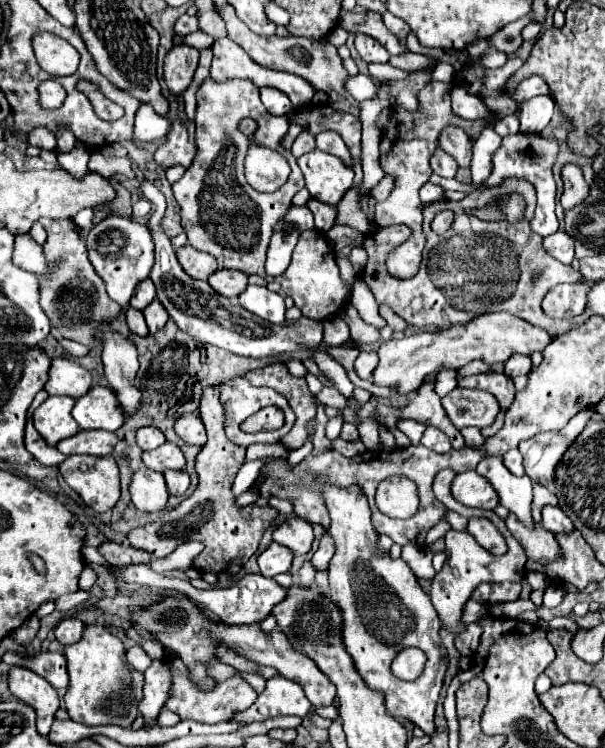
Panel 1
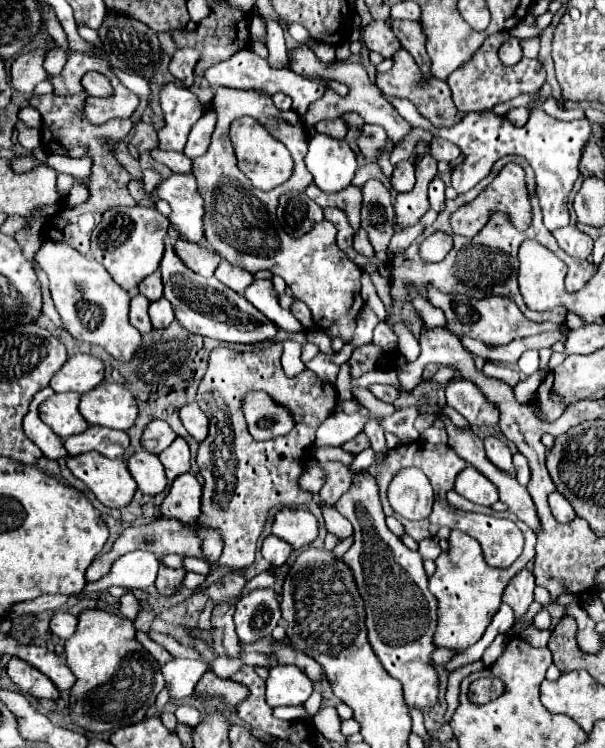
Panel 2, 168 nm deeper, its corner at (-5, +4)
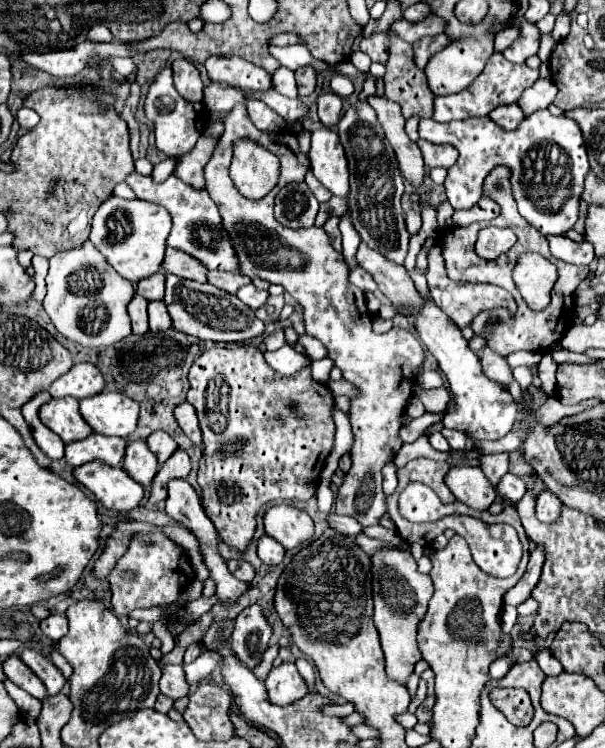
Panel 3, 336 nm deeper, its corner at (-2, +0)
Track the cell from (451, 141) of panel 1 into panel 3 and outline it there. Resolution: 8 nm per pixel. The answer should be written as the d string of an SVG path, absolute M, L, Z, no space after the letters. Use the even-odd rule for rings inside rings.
M396 37L390 41L390 59L386 63L386 75L384 75L384 97L396 101L402 107L404 119L420 117L420 115L430 117L434 111L434 95L426 83L424 71L414 65L412 45Z

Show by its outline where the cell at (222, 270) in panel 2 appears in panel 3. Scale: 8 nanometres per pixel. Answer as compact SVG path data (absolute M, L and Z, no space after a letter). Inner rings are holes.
M208 271L208 283L228 291L228 293L236 293L242 285L248 285L250 279L242 273L232 273L232 271Z

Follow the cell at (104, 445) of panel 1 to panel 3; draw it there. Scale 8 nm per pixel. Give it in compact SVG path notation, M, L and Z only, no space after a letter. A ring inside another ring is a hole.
M92 433L82 441L66 443L64 459L72 467L80 467L88 461L102 461L110 467L118 467L124 457L124 447L126 447L126 439L122 437Z

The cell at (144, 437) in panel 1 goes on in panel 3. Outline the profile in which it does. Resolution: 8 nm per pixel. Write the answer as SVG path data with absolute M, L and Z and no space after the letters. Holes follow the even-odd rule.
M154 431L154 433L146 439L146 443L148 443L150 451L158 457L158 463L164 463L164 461L178 449L176 441L174 441L168 433L164 433L164 431Z

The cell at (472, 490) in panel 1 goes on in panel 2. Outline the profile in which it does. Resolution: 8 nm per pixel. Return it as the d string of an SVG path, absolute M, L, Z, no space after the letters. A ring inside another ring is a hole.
M467 465L457 475L455 491L459 495L463 495L465 499L469 499L471 503L485 505L485 507L491 507L499 499L497 487L485 475L481 475L475 467L471 467L471 465Z

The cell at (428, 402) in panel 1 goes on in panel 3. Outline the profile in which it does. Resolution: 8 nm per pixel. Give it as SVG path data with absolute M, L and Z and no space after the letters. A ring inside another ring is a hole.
M500 453L500 455L480 455L480 469L484 471L486 479L492 483L492 487L496 487L496 483L502 479L502 475L508 473L508 453Z

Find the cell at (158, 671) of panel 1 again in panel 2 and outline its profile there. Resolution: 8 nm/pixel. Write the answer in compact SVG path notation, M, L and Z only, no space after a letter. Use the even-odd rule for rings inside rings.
M171 659L169 663L165 663L163 677L165 685L171 691L171 699L189 697L195 689L195 683L203 677L203 671L207 671L207 665L203 661Z

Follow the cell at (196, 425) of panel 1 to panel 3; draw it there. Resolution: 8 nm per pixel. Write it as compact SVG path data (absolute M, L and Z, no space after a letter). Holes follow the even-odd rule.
M182 403L174 409L174 417L180 425L180 429L186 433L186 437L194 443L194 445L200 445L202 443L202 431L198 427L198 417L196 417L196 411L190 403Z

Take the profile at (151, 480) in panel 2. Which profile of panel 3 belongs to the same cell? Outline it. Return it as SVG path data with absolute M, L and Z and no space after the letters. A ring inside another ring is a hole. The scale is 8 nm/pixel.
M134 441L134 443L130 443L126 447L126 455L122 459L122 467L142 487L150 487L152 479L156 477L156 471L158 471L158 461L156 461L156 455L148 449L146 443Z

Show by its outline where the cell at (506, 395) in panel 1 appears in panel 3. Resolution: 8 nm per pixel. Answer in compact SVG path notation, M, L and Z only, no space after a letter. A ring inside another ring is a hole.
M484 347L482 351L482 367L484 367L484 373L488 375L488 379L496 381L496 383L502 383L502 385L510 385L514 383L514 375L512 375L512 369L510 365L506 363L506 359L498 353L494 353L492 349Z

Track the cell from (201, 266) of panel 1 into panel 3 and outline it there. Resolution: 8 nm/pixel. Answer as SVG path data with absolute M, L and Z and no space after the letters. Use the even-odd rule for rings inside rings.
M166 247L166 257L164 257L164 263L162 263L162 269L170 271L178 277L184 277L184 279L194 279L198 283L204 283L206 273L208 273L204 263L200 263L192 255L188 255L184 251L176 251L172 247Z

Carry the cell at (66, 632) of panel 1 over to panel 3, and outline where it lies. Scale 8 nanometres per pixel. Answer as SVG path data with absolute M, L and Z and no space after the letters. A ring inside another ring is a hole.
M50 615L40 621L40 629L48 639L52 639L56 643L58 639L62 639L68 633L68 619L66 619L66 615Z

